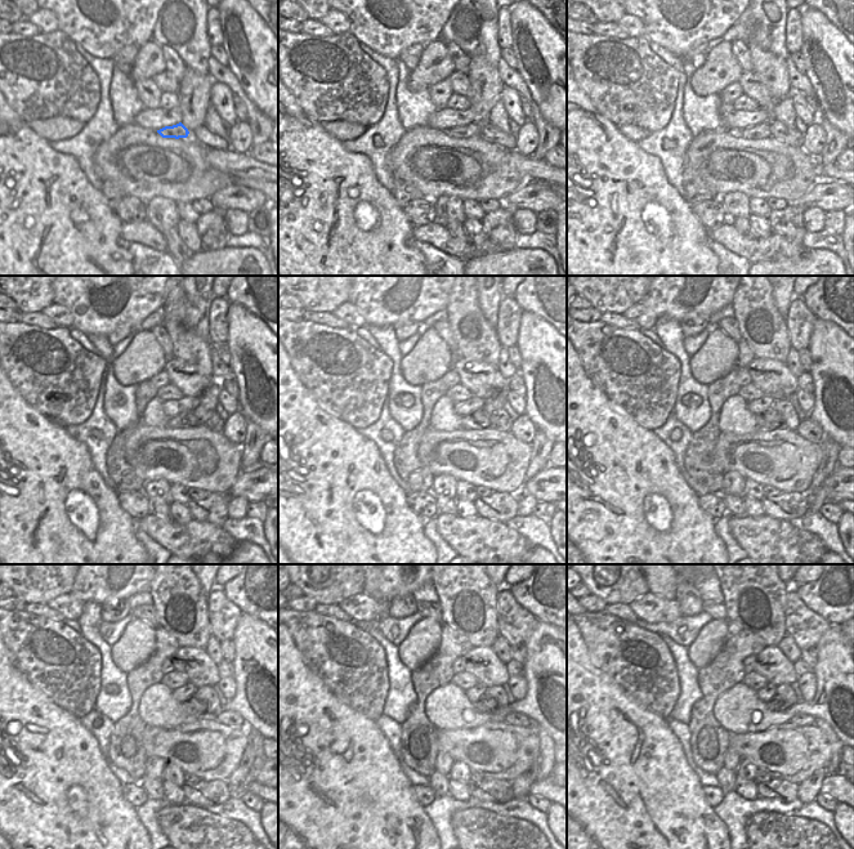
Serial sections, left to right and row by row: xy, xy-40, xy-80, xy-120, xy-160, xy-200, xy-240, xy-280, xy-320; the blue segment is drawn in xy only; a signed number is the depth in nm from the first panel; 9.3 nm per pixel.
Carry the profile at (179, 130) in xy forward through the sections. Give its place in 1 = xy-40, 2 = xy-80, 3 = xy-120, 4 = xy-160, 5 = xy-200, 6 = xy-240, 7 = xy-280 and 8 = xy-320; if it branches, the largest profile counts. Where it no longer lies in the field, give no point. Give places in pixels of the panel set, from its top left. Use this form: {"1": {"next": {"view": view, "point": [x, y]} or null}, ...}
{"1": {"next": {"view": "xy-40", "point": [469, 130]}}, "2": {"next": {"view": "xy-80", "point": [763, 130]}}, "3": {"next": {"view": "xy-120", "point": [187, 419]}}, "4": {"next": {"view": "xy-160", "point": [477, 420]}}, "5": {"next": {"view": "xy-200", "point": [770, 419]}}, "6": {"next": {"view": "xy-240", "point": [195, 706]}}, "7": {"next": {"view": "xy-280", "point": [487, 704]}}, "8": {"next": {"view": "xy-320", "point": [777, 702]}}}

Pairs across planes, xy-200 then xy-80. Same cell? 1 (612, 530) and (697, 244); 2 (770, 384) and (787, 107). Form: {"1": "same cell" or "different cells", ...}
{"1": "same cell", "2": "different cells"}

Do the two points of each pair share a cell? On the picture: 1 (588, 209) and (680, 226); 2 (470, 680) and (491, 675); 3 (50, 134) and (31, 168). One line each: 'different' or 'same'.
1: same
2: different
3: different

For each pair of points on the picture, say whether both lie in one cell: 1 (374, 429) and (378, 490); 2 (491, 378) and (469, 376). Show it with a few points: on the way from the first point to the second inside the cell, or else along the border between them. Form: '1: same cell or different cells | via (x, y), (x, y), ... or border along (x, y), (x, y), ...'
1: different cells | border along (356, 429), (375, 443), (388, 469)
2: same cell | via (486, 378), (474, 376)

